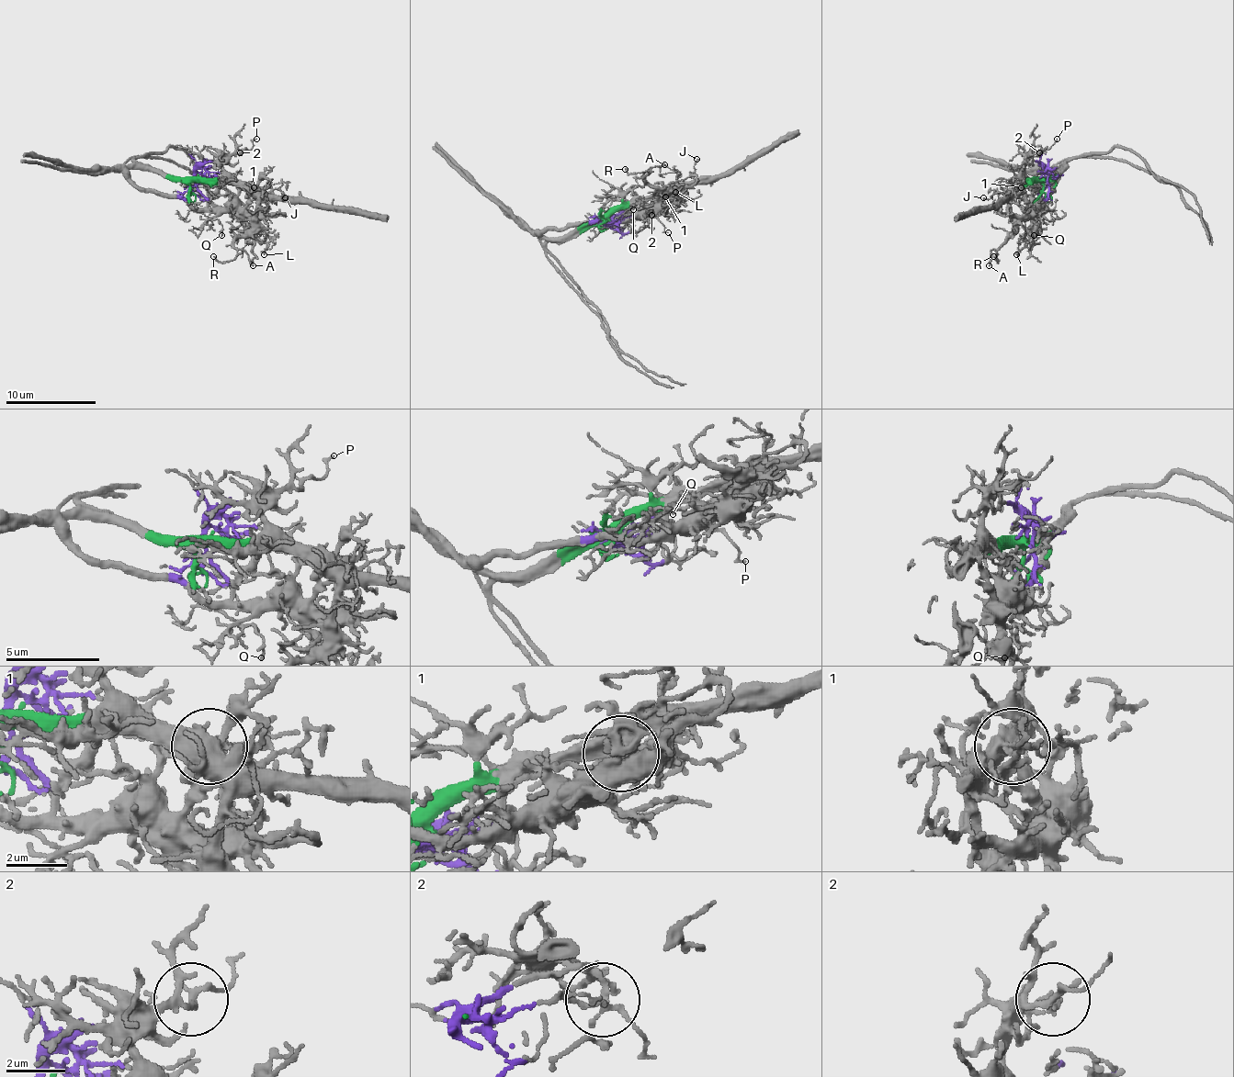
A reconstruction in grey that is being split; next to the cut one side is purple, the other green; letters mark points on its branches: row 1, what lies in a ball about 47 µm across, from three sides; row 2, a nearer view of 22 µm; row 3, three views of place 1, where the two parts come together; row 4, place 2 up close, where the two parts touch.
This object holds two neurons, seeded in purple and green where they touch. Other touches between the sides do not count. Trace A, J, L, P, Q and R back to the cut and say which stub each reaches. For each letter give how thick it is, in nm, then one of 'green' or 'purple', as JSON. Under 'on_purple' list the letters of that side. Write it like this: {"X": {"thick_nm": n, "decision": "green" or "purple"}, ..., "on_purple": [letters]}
{"A": {"thick_nm": 140, "decision": "green"}, "J": {"thick_nm": 120, "decision": "green"}, "L": {"thick_nm": 160, "decision": "purple"}, "P": {"thick_nm": 110, "decision": "green"}, "Q": {"thick_nm": 150, "decision": "purple"}, "R": {"thick_nm": 120, "decision": "green"}, "on_purple": ["L", "Q"]}

